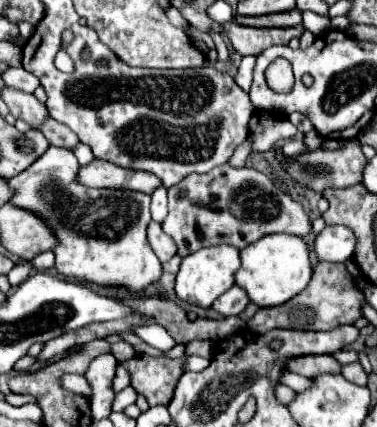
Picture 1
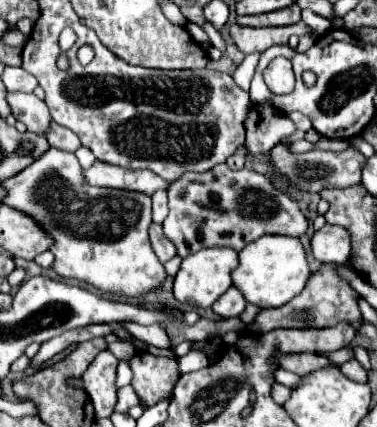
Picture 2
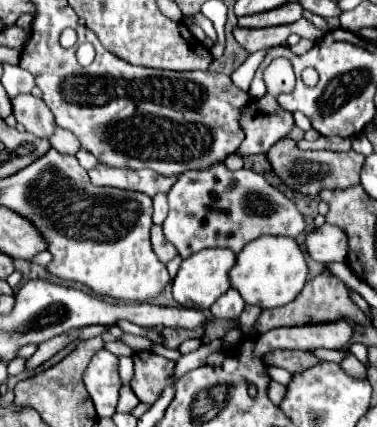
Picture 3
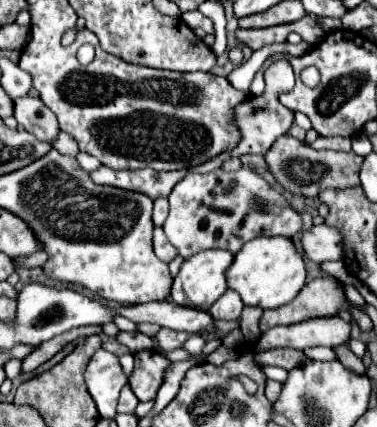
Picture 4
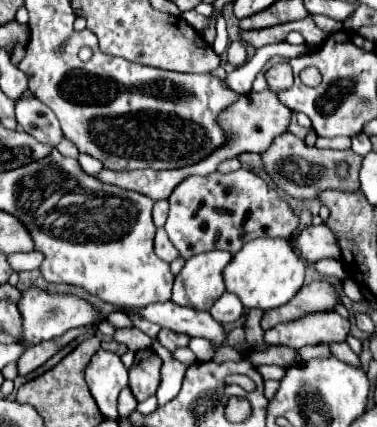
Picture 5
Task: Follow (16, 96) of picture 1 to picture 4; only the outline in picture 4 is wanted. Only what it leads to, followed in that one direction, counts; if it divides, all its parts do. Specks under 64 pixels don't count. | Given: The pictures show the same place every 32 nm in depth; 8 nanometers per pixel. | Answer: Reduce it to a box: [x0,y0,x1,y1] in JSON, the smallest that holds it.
[14,96,60,144]

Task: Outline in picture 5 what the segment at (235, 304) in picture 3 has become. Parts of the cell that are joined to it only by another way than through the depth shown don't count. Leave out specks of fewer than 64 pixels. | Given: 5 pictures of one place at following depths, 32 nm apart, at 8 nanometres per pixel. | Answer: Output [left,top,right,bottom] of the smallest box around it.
[210,292,244,324]

